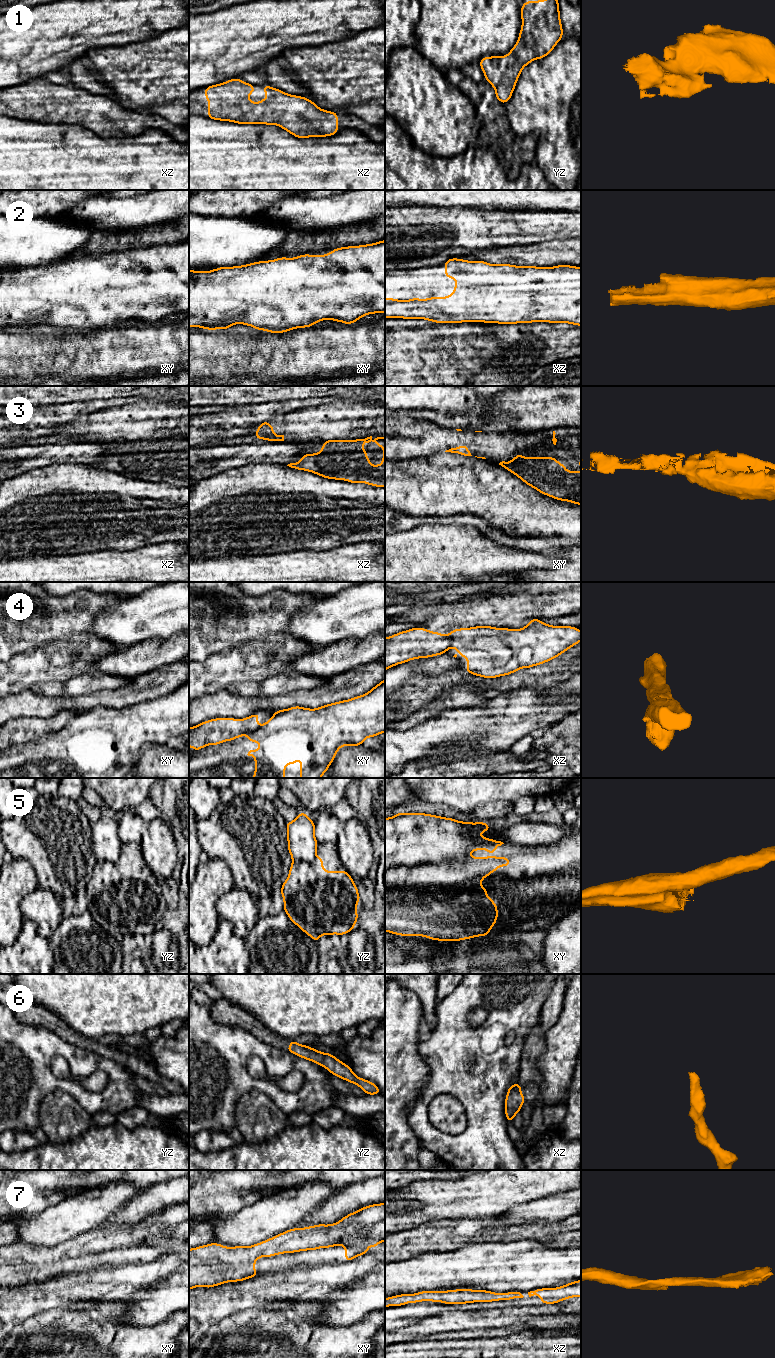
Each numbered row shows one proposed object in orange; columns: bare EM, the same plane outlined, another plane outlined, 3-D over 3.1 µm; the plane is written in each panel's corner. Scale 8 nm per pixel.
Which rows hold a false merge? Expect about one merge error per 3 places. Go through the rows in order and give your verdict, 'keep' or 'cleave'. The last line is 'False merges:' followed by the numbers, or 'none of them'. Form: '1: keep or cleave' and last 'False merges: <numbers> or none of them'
1: keep
2: keep
3: keep
4: cleave
5: cleave
6: keep
7: keep
False merges: 4, 5

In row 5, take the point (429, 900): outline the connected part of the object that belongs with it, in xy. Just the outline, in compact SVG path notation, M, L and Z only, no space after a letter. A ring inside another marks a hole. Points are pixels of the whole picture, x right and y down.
M427 863L417 866L393 866L385 870L385 931L401 936L424 936L431 940L438 941L460 941L478 936L488 936L491 928L496 924L499 912L493 899L483 897L480 890L468 890L463 886L469 880L474 879L473 875L468 875L461 869L460 865L449 865L445 863Z

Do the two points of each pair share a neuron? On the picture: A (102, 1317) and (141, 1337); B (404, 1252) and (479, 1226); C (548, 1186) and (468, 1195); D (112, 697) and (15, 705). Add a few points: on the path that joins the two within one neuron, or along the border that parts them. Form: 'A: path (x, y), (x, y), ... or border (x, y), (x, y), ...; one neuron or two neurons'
A: path (112, 1327), (122, 1337), (131, 1337); one neuron
B: path (423, 1239), (460, 1236); one neuron
C: path (528, 1186), (502, 1186), (488, 1194); one neuron
D: path (88, 701), (39, 705); one neuron

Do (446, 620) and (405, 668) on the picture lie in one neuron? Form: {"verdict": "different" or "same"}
{"verdict": "different"}

